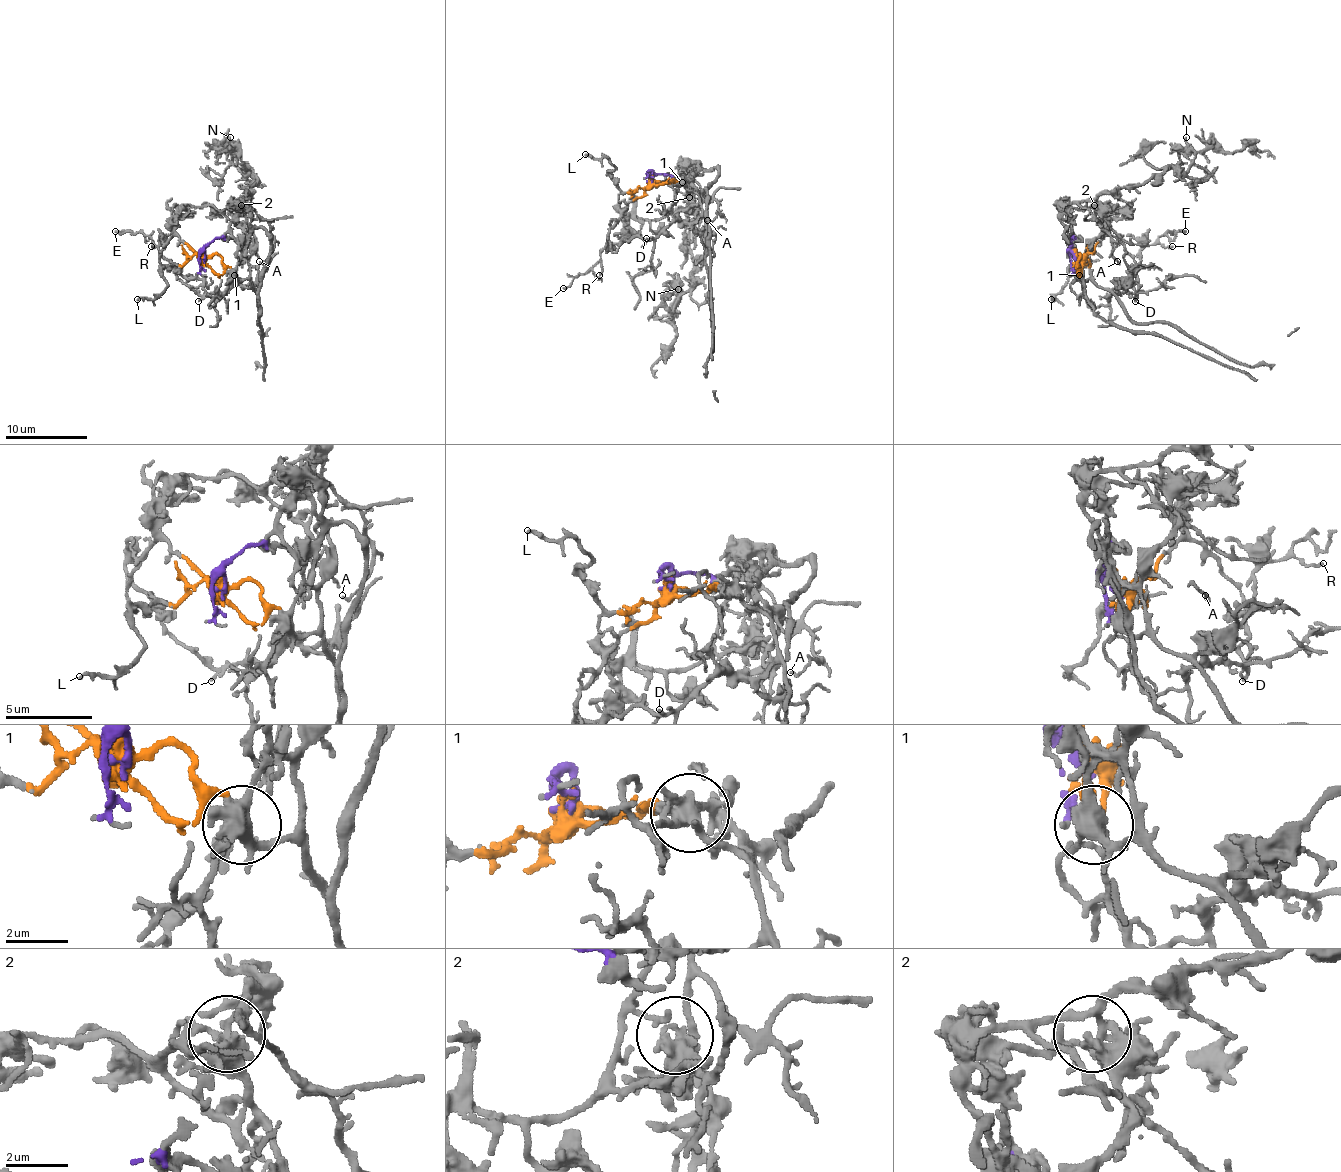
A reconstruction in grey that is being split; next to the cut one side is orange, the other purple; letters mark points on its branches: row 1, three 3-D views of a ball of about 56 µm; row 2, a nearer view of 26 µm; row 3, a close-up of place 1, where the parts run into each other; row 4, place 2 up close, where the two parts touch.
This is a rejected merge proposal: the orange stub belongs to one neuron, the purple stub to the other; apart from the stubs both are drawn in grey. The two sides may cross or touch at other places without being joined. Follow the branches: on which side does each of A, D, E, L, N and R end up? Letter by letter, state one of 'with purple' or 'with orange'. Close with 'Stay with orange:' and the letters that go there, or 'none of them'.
A: with purple
D: with orange
E: with orange
L: with orange
N: with purple
R: with orange
Stay with orange: D, E, L, R

